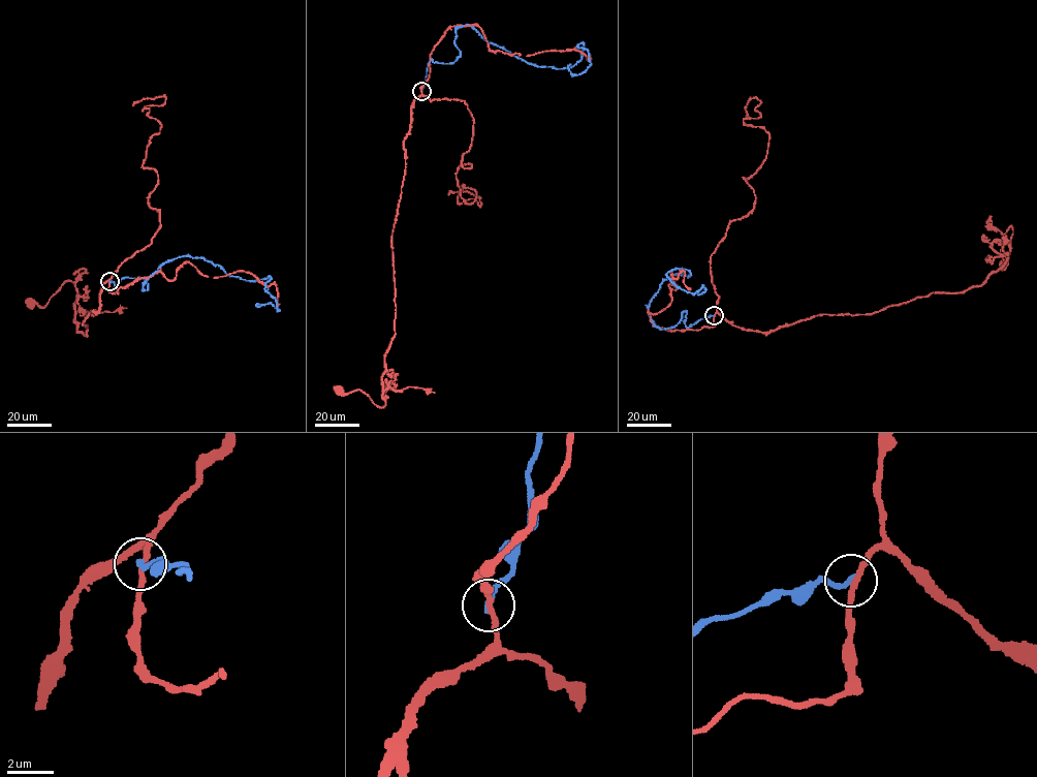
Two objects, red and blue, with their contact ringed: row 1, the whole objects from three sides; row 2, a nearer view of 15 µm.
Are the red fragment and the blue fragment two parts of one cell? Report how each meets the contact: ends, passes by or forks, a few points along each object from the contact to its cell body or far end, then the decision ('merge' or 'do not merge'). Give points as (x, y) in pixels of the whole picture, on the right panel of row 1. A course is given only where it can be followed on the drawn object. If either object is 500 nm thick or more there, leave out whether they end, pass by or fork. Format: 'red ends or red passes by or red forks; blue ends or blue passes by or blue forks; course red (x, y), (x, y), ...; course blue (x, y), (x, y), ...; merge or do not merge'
red passes by; blue ends; course red (714, 315), (767, 333), (822, 314), (874, 313), (934, 292), (963, 292), (1004, 265), (1011, 226), (1003, 266); course blue (714, 315), (660, 329), (648, 313), (663, 279), (691, 275), (673, 269), (694, 293); do not merge

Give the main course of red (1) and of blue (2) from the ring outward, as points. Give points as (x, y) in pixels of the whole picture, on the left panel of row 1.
1: (108, 281), (98, 311), (84, 321), (87, 337), (74, 322), (72, 281), (43, 307), (31, 304)
2: (108, 281), (148, 289), (162, 265), (190, 256), (269, 276), (279, 310), (258, 304)

